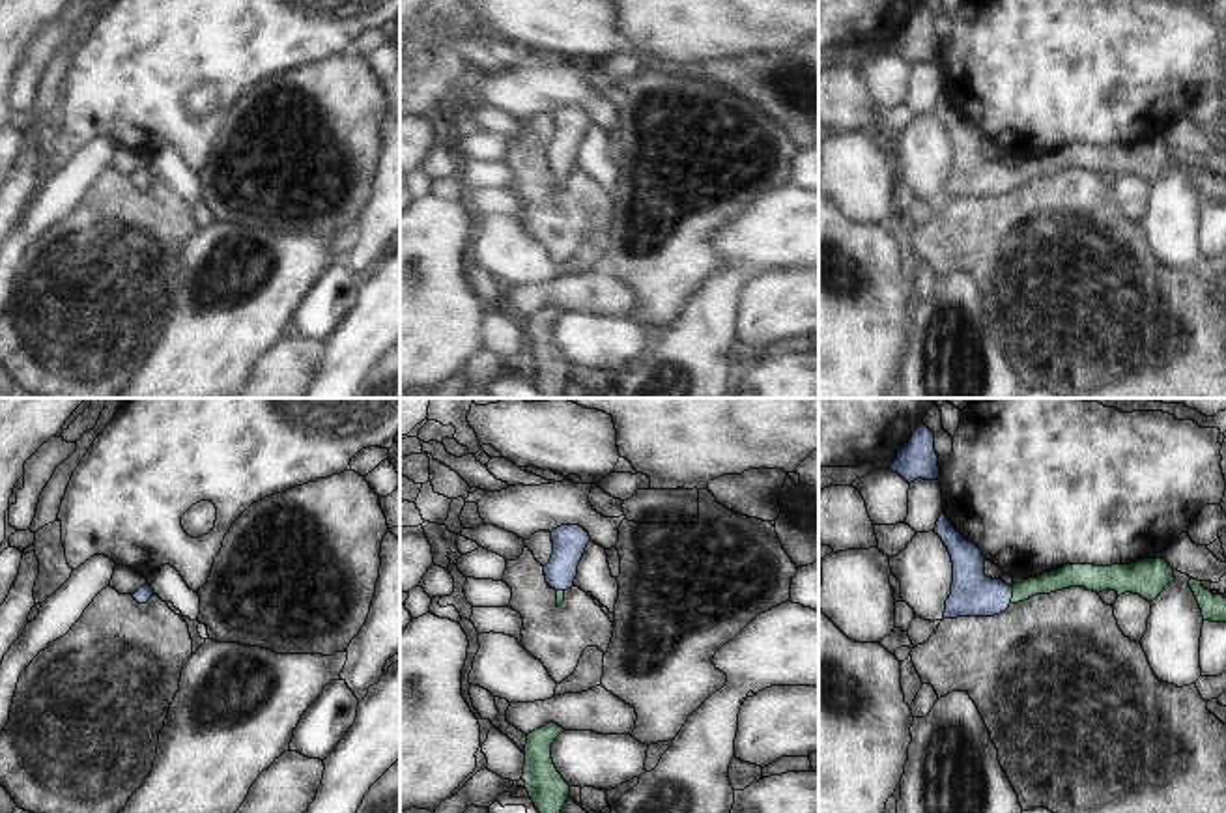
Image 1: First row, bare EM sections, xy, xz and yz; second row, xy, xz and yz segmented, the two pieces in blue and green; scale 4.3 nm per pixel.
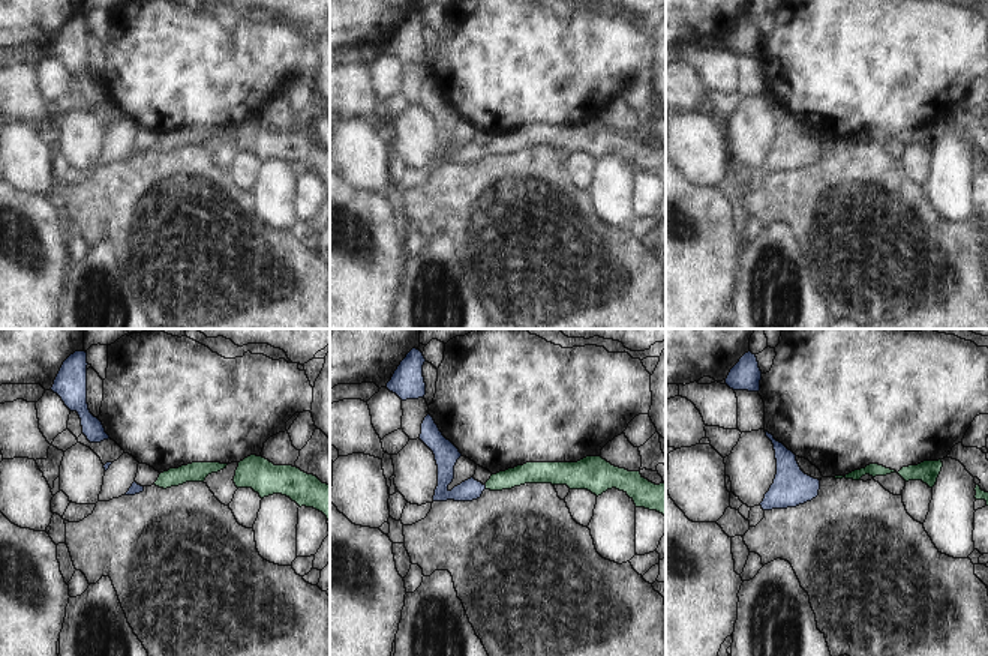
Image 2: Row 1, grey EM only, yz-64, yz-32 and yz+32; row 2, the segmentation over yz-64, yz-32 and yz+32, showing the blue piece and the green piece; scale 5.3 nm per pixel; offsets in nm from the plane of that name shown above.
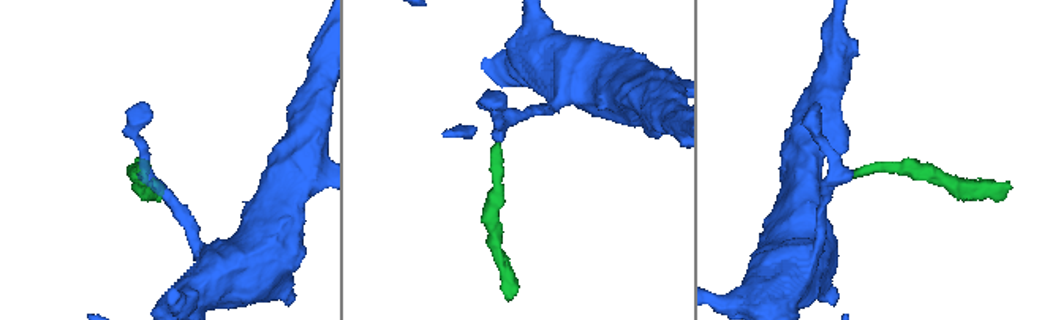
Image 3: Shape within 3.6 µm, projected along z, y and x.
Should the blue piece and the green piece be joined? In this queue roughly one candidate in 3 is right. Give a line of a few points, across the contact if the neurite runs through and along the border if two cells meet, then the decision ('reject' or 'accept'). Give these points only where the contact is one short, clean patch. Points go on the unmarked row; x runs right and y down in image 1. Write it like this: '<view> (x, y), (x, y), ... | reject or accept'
yz (972, 174), (1012, 176), (1064, 159) | accept

